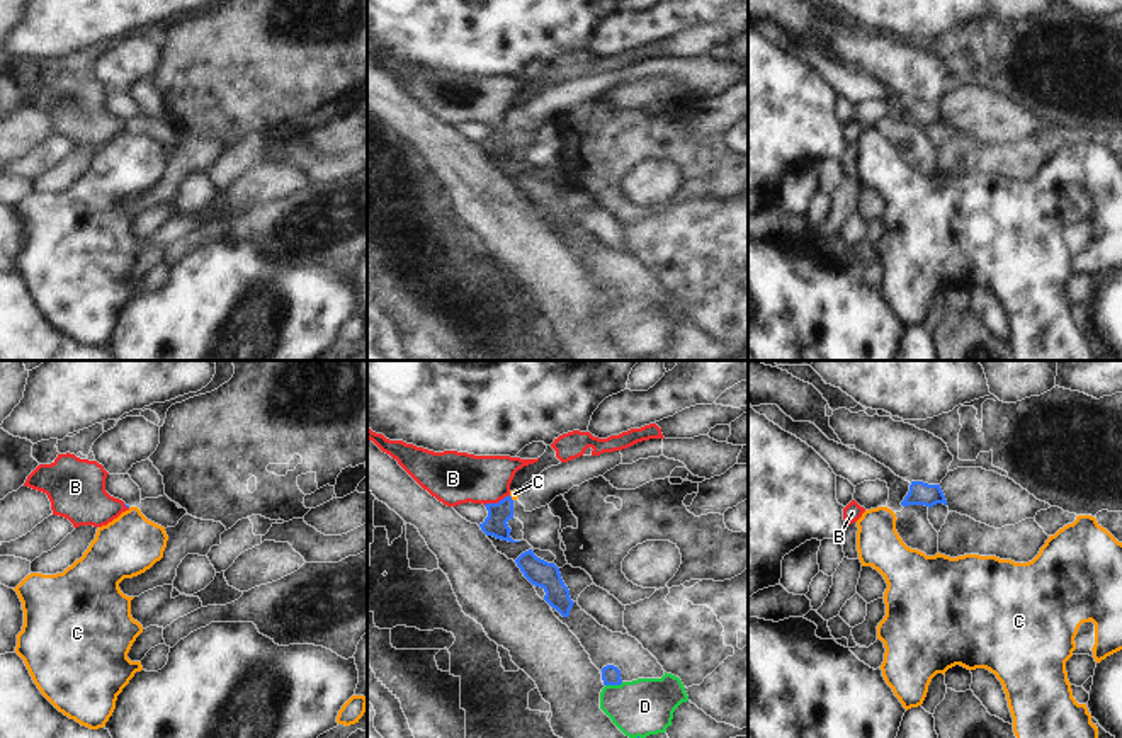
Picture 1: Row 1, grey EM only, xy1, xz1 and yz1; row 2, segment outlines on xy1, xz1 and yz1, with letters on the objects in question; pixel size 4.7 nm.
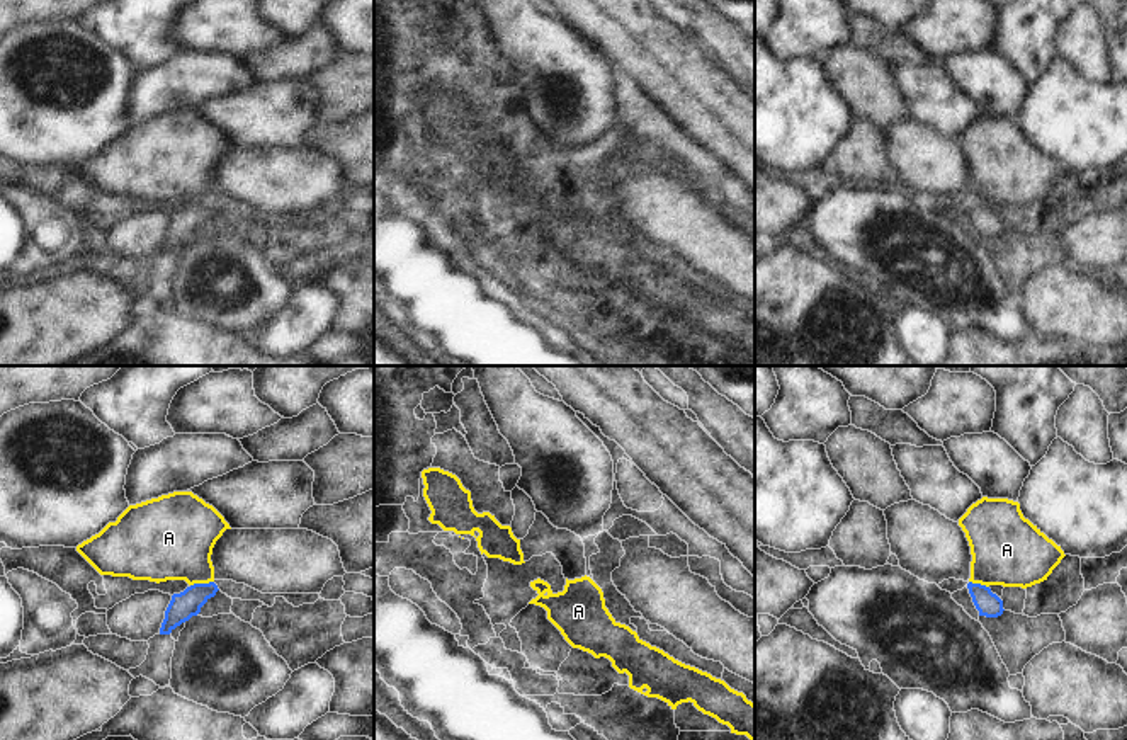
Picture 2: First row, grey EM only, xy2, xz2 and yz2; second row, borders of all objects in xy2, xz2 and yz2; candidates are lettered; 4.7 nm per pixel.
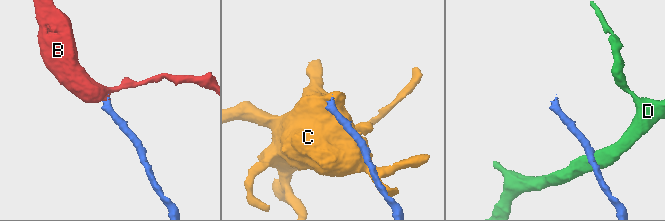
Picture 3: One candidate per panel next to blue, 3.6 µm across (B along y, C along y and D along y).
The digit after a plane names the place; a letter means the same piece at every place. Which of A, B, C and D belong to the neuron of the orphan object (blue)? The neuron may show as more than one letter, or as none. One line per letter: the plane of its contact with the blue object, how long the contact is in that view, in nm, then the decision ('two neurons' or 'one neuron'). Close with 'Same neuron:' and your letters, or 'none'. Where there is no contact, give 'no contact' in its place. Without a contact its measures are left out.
A: contact in xy2; length 110 nm; two neurons
B: contact in xz1; length 130 nm; one neuron
C: contact in xz1; length 40 nm; two neurons
D: contact in xz1; length 90 nm; two neurons
Same neuron: B

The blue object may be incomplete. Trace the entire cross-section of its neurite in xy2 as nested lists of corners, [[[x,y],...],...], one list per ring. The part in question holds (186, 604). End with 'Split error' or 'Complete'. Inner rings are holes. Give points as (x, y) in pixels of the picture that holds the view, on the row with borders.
[[[194,583],[180,594],[173,594],[165,611],[165,619],[160,628],[160,635],[170,635],[177,626],[189,621],[192,616],[201,612],[201,607],[216,595],[218,585]]]. Complete.

